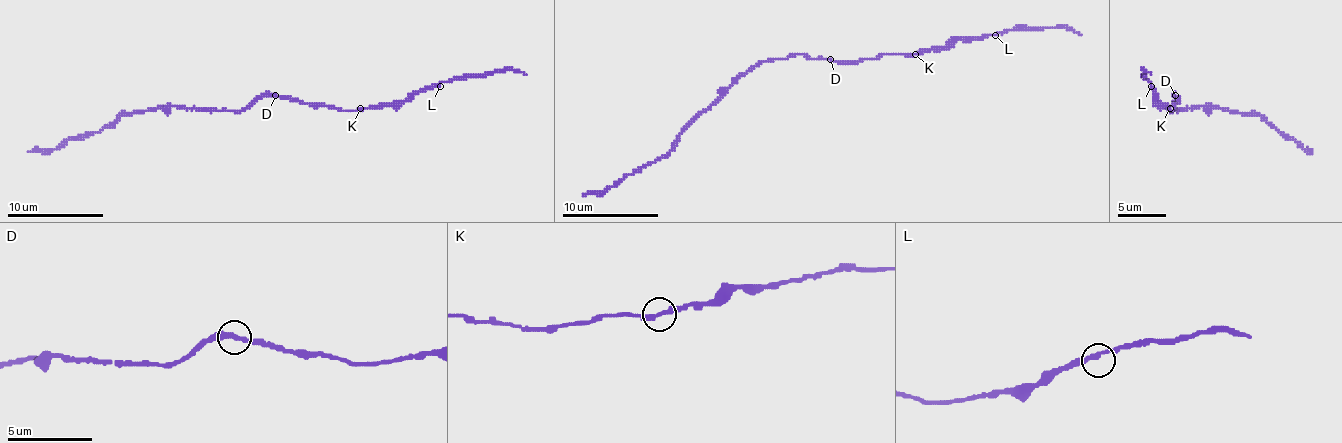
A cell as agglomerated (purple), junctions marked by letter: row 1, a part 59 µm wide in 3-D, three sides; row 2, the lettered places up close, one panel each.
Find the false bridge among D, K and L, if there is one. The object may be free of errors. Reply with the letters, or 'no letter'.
no letter

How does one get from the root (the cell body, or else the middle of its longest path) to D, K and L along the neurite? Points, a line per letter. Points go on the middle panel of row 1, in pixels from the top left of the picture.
D: (812, 59), (831, 59)
K: (812, 59), (857, 61), (877, 59), (884, 54), (915, 54)
L: (812, 59), (857, 61), (884, 54), (917, 54), (949, 49), (958, 39), (995, 35)

